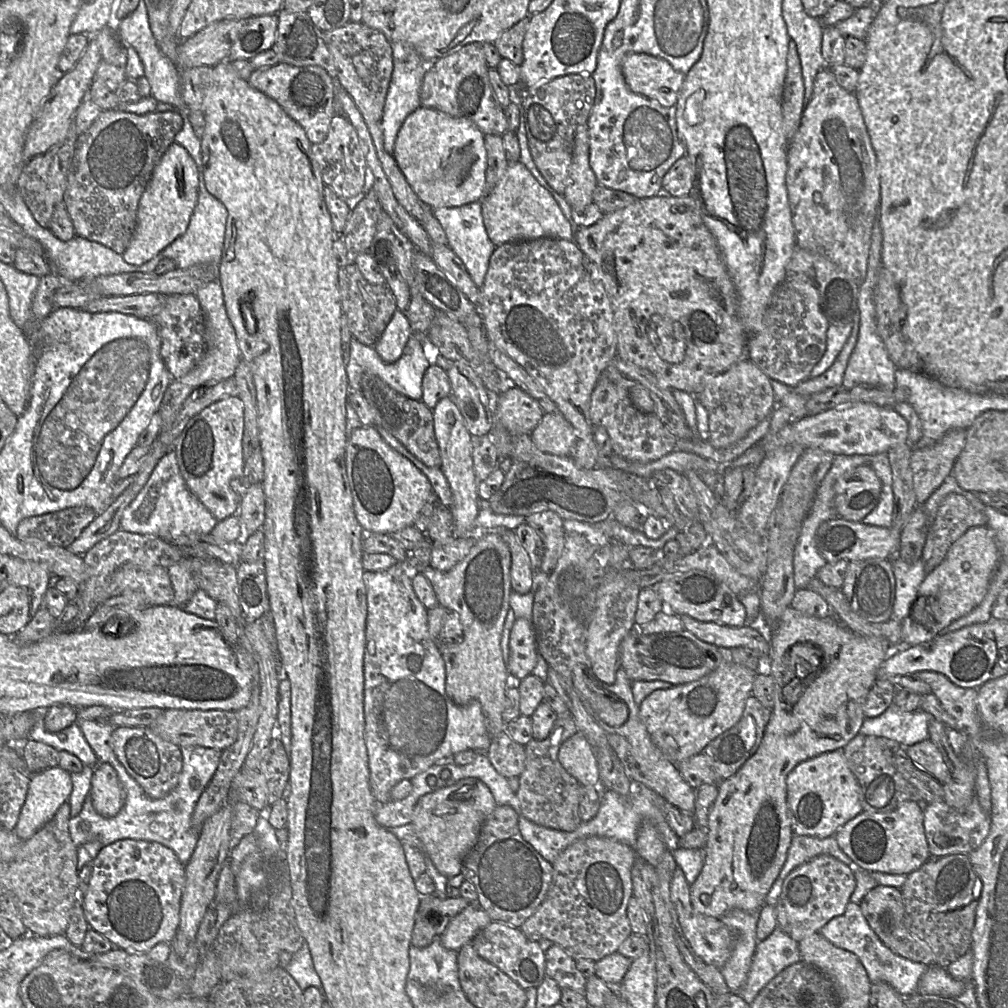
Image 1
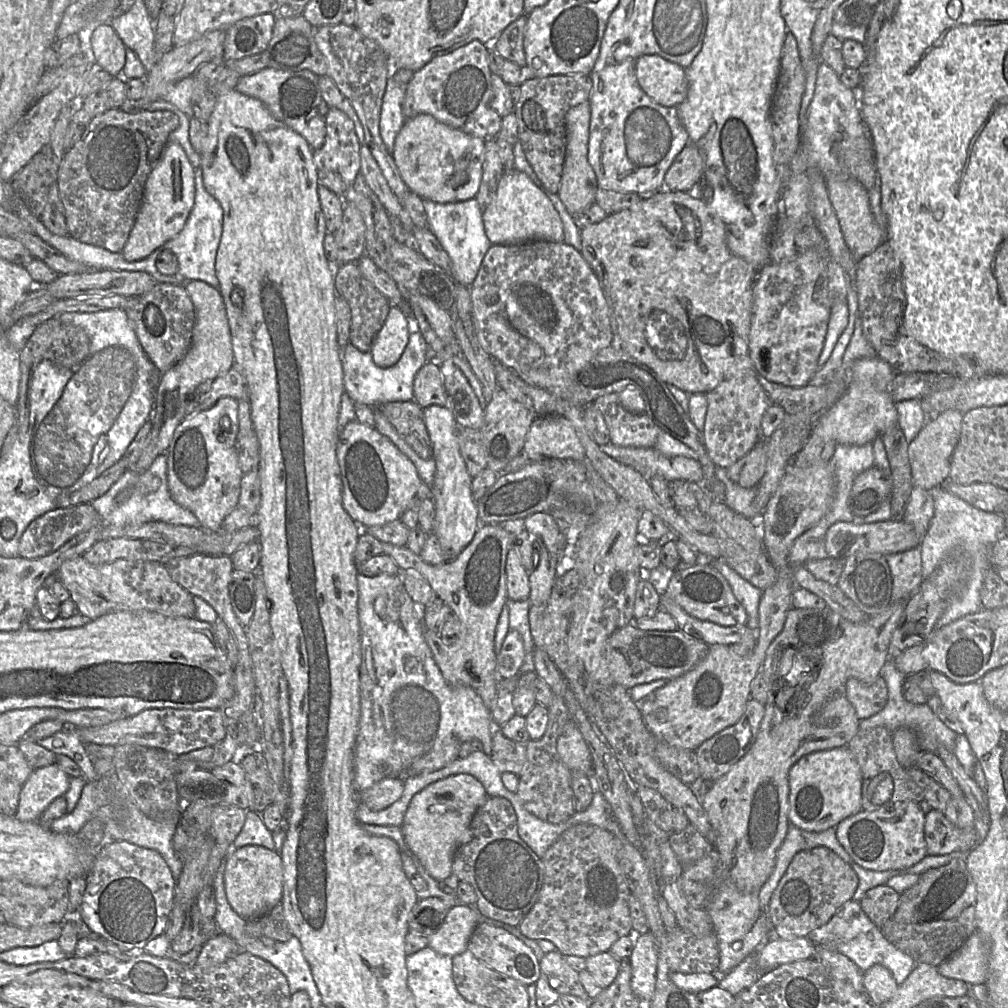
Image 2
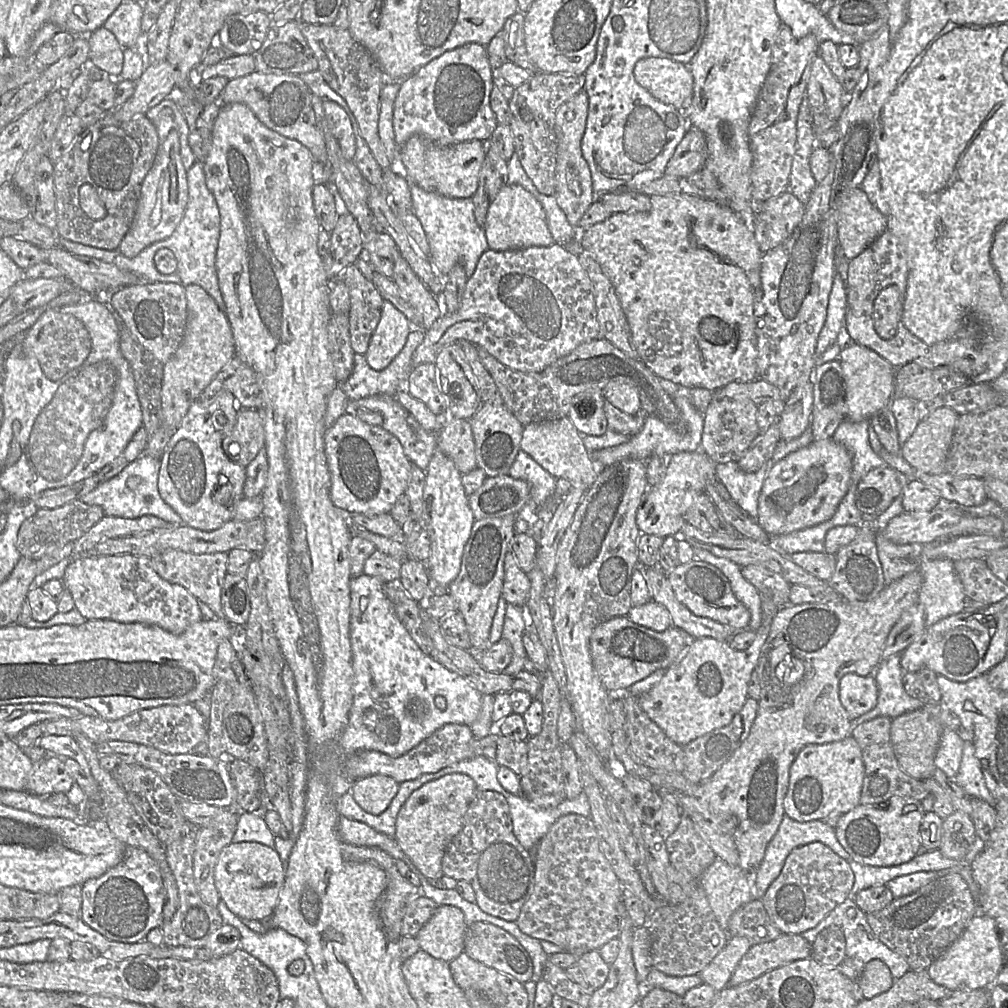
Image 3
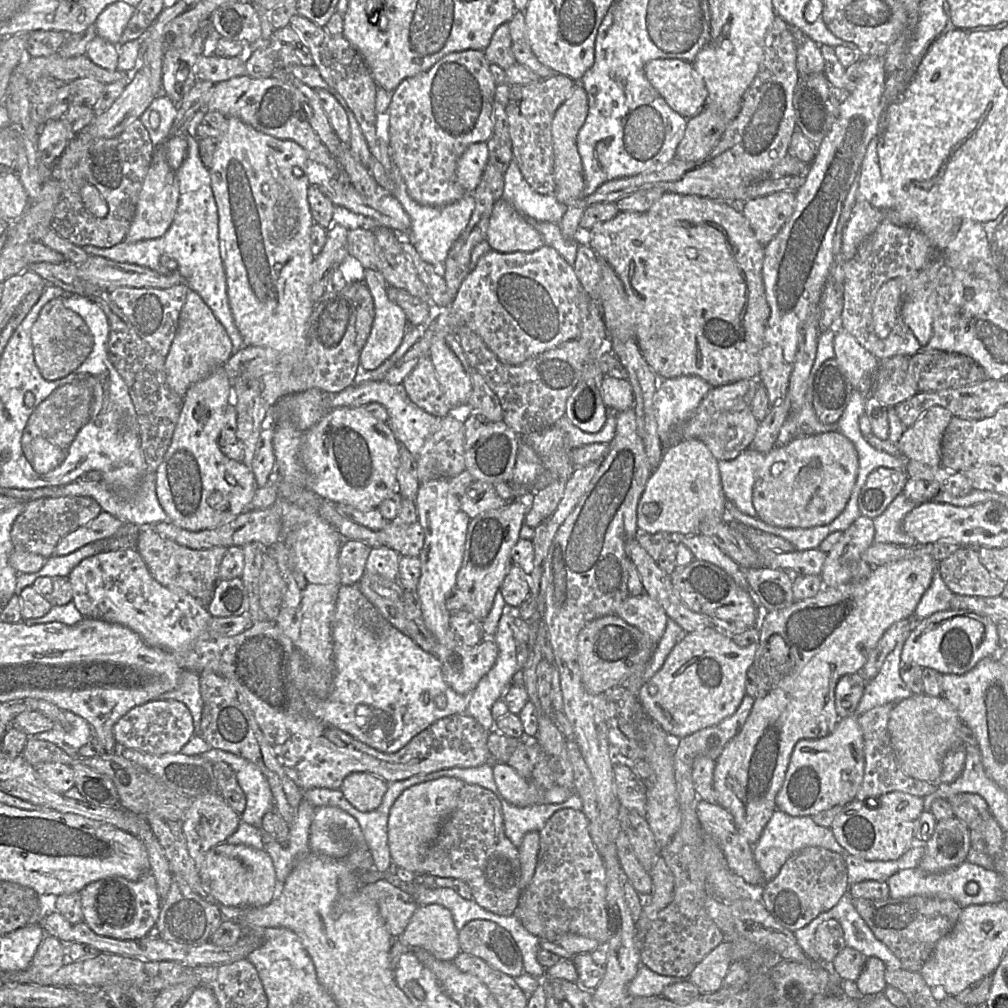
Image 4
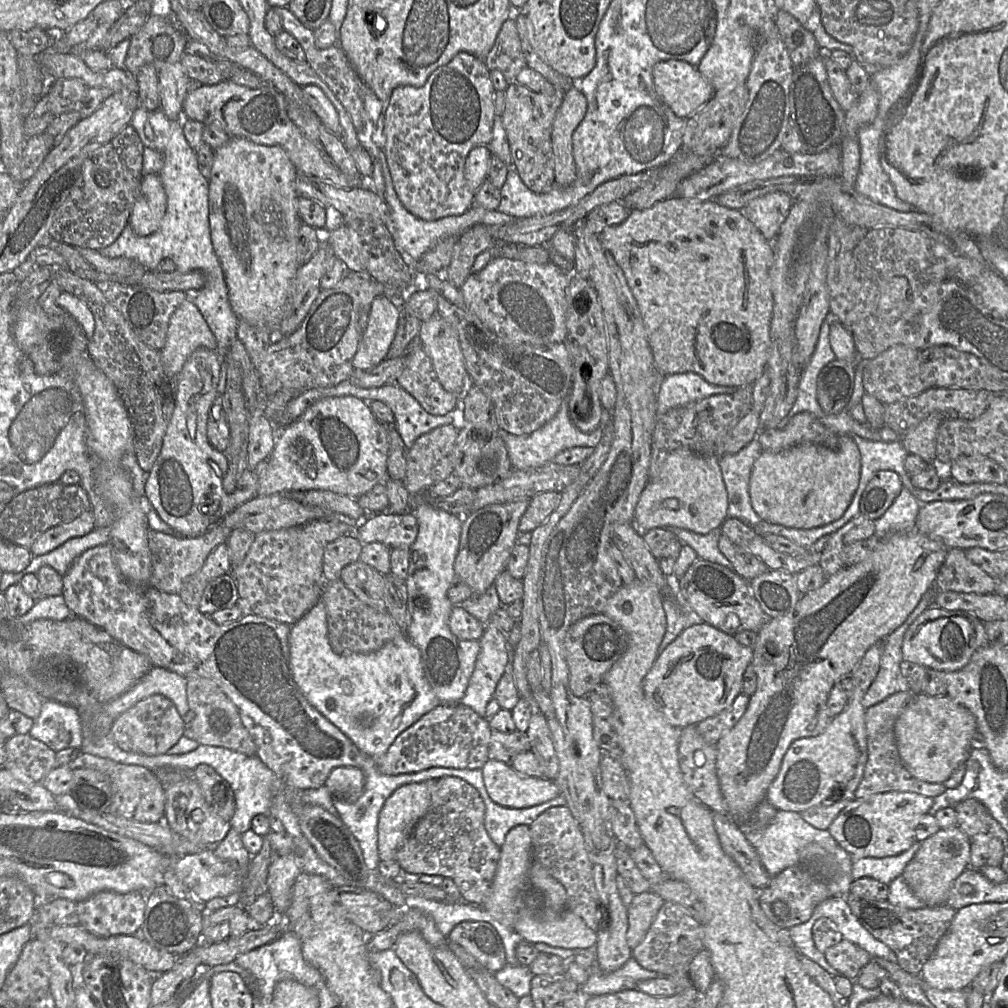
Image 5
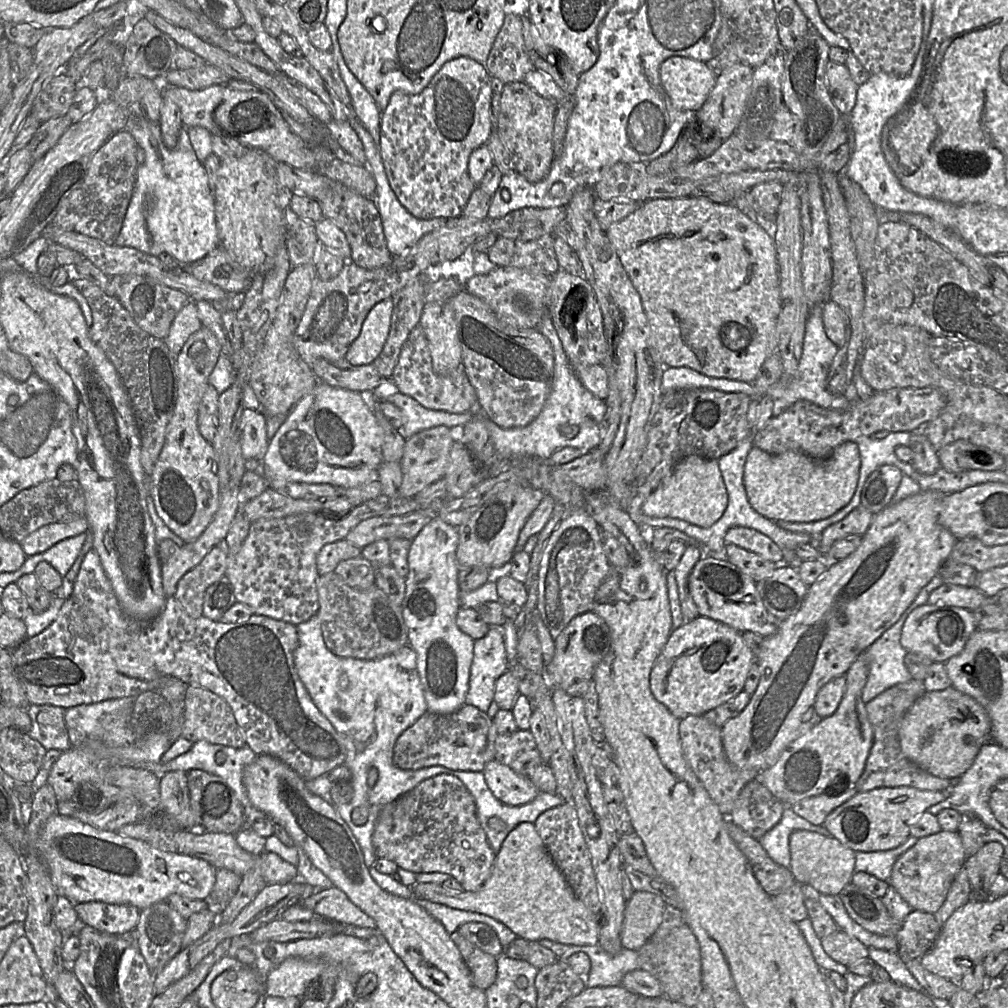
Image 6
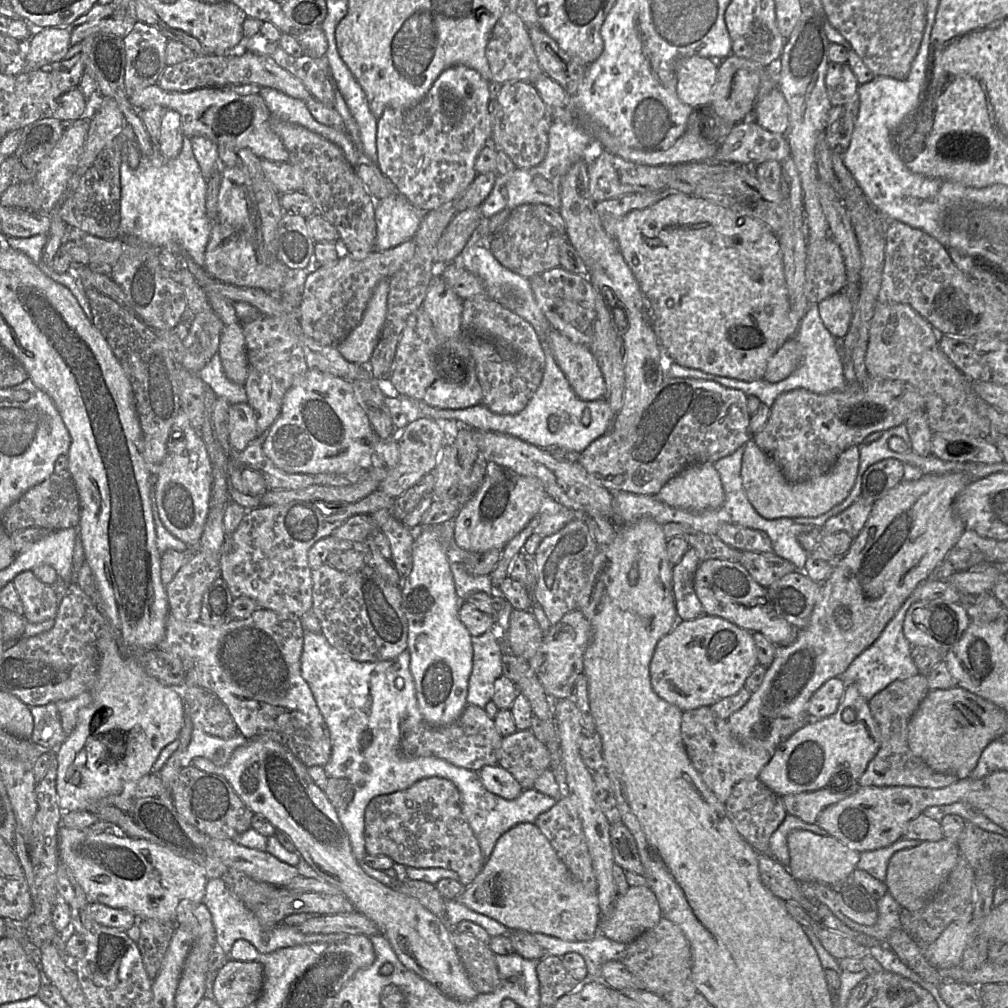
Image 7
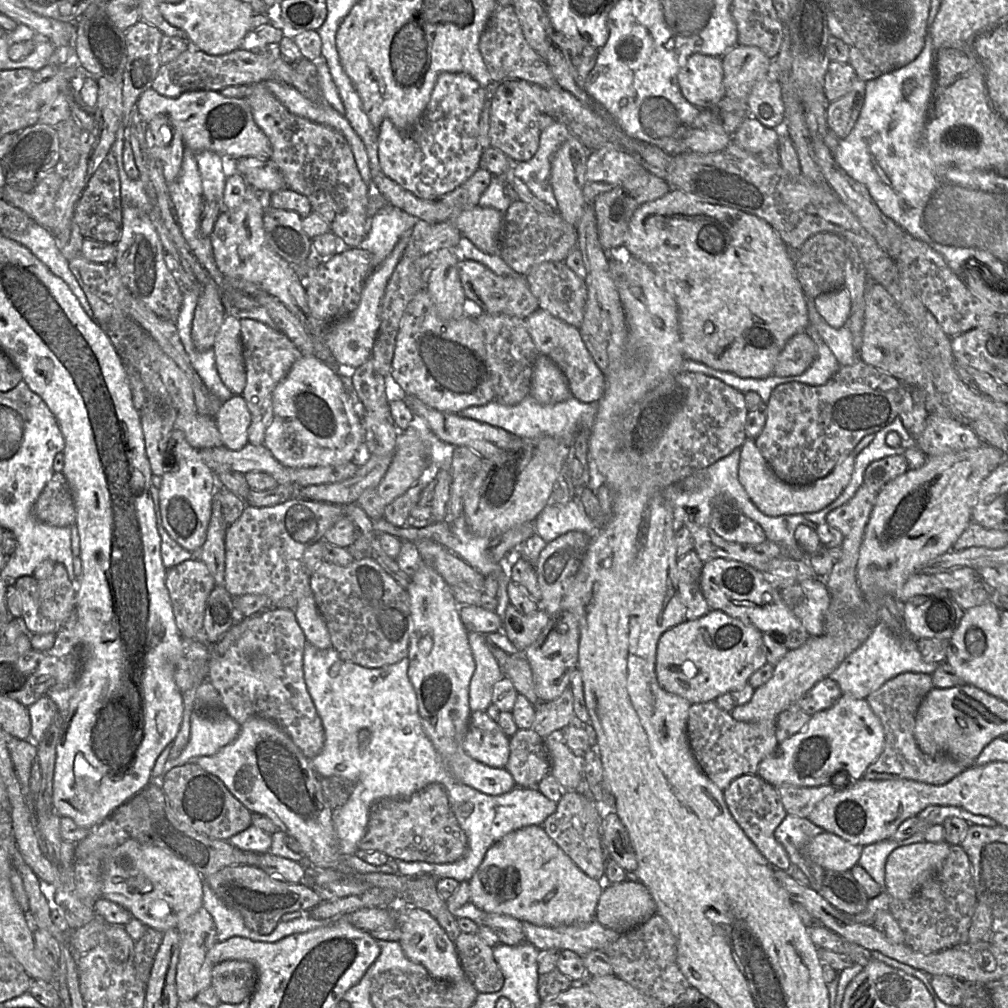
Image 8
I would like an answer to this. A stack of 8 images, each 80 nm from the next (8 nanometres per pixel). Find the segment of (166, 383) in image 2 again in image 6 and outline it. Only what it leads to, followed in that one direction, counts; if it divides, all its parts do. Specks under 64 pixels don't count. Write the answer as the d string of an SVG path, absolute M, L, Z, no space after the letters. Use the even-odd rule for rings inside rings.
M191 300L175 316L169 330L168 336L164 339L169 351L177 357L187 339L202 327L198 316L196 304Z

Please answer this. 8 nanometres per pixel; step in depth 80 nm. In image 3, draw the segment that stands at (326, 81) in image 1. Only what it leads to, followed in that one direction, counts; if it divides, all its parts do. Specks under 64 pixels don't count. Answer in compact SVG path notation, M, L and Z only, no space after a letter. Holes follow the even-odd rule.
M253 72L249 75L229 80L218 103L222 105L242 103L249 107L256 117L268 128L306 146L314 161L328 161L325 139L317 126L312 106L313 92L299 75L263 74Z

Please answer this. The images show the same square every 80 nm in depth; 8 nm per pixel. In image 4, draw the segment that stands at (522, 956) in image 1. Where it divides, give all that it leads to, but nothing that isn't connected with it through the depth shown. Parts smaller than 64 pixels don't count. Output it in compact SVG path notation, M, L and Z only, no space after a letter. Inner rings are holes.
M472 920L458 932L461 952L478 957L494 969L515 978L523 973L521 952L508 931L488 920Z

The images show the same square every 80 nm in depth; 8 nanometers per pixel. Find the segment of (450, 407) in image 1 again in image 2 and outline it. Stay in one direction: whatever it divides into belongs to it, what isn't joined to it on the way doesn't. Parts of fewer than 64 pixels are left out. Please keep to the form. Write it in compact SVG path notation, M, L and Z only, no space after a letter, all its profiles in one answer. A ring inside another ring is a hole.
M439 405L423 408L424 422L433 447L436 464L431 491L435 500L436 516L433 534L448 556L448 560L457 557L473 540L479 525L476 501L472 497L471 482L458 443L457 424L452 412Z

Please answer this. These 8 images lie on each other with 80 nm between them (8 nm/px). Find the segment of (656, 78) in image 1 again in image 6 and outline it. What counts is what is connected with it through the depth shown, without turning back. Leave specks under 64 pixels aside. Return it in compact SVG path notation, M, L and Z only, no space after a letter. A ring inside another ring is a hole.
M680 56L661 64L661 83L676 109L696 112L704 105L717 81L712 64Z

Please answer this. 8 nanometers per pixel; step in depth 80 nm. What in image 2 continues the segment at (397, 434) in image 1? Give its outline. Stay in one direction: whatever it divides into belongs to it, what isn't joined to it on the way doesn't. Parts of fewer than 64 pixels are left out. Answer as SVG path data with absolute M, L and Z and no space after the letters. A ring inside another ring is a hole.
M416 401L387 402L377 408L421 458L433 458L433 447L424 422L423 408Z

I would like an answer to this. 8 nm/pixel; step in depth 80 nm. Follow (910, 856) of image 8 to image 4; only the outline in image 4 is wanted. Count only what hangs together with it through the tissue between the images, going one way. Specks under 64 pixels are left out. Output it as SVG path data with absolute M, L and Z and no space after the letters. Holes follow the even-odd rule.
M956 816L939 821L932 837L925 843L919 869L940 873L966 861L971 848L971 830Z

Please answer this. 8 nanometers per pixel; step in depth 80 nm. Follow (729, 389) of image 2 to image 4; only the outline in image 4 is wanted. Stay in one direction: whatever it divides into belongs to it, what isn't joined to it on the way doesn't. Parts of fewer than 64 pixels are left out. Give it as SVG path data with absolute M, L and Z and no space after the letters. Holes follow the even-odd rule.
M750 407L739 412L723 413L708 427L701 441L716 460L733 460L749 448L758 423Z

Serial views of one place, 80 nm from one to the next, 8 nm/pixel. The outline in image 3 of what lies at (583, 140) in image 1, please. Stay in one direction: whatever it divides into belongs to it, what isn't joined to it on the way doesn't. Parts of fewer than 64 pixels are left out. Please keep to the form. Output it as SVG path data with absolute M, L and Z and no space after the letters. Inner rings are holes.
M580 91L558 108L555 117L555 135L557 141L555 197L559 207L565 213L569 224L573 227L578 226L580 219L596 199L592 188L591 172L581 150L588 107L587 93L586 91Z

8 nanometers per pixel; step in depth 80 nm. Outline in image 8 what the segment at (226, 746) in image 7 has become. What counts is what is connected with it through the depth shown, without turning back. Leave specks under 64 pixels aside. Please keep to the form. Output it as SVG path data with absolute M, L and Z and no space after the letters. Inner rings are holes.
M193 710L190 719L190 738L180 756L173 762L166 762L166 771L195 761L202 756L212 756L221 748L233 742L240 732L240 725L227 716L221 721L213 721Z

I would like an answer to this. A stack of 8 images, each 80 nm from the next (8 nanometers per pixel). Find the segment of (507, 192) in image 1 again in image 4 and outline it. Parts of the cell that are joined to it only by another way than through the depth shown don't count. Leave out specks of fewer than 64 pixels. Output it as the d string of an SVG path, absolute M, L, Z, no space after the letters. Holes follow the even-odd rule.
M503 198L493 205L486 239L492 250L501 253L532 252L545 245L529 220Z

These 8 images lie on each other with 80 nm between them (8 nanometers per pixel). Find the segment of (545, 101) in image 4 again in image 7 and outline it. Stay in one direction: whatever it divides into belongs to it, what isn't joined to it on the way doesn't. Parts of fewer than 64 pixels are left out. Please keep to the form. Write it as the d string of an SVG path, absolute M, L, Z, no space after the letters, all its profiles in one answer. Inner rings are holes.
M510 81L502 84L496 98L490 144L502 150L520 169L537 166L548 149L548 133L553 116L535 86L528 81Z

